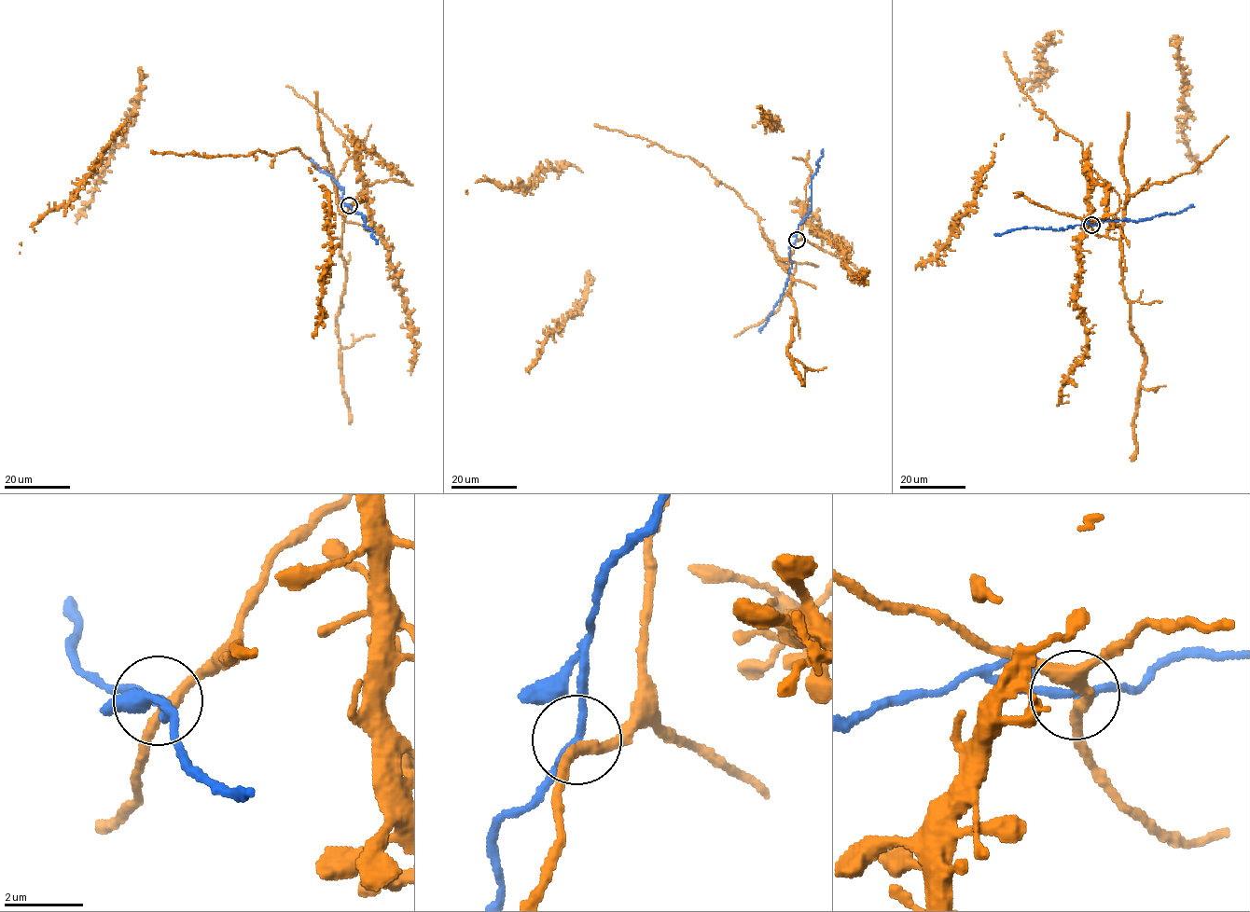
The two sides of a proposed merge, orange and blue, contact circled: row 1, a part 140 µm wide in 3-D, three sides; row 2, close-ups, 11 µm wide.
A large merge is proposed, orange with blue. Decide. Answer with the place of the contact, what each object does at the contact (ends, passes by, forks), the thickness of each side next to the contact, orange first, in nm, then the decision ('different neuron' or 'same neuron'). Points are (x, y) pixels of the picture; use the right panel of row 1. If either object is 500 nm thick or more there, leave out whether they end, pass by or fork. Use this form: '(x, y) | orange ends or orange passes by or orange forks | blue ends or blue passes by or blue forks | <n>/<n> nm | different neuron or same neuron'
(1091, 225) | orange passes by | blue passes by | 240/180 nm | different neuron

